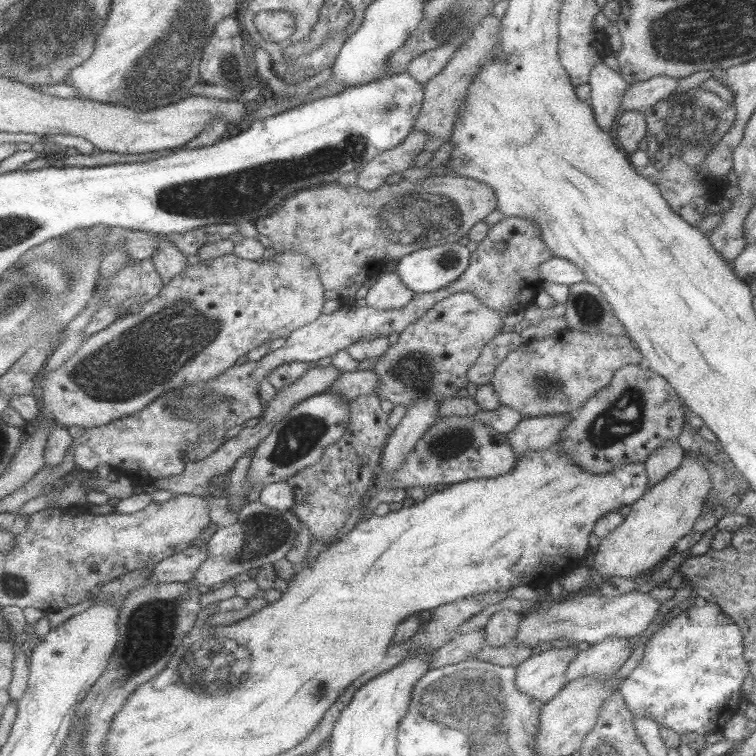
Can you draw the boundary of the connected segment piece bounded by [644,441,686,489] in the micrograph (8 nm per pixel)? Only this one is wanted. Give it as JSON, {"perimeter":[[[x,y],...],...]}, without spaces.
{"perimeter":[[[666,442],[656,454],[650,454],[644,462],[648,473],[648,489],[664,480],[670,472],[676,470],[684,458],[685,450],[679,442]]]}

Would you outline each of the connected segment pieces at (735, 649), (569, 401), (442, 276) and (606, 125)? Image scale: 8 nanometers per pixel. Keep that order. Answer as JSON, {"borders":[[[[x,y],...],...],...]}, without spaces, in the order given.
{"borders":[[[[700,601],[672,618],[646,641],[640,664],[620,682],[619,693],[634,716],[653,718],[678,735],[696,733],[704,738],[708,734],[716,734],[738,714],[745,696],[742,684],[750,674],[750,668],[745,659],[743,640],[740,627],[724,613],[720,605]]],[[[564,329],[553,337],[531,340],[509,353],[496,368],[491,384],[495,387],[502,405],[518,410],[525,417],[543,417],[548,414],[574,415],[585,402],[610,384],[614,373],[629,365],[641,365],[645,361],[631,337],[612,336],[604,333],[588,333],[576,329]]],[[[456,242],[418,250],[416,253],[399,260],[399,266],[396,271],[400,273],[404,283],[417,294],[426,294],[437,292],[451,286],[454,282],[460,281],[463,274],[471,268],[472,262],[472,250],[468,246]]],[[[603,60],[592,67],[587,83],[591,86],[588,101],[594,111],[596,123],[604,131],[612,131],[614,118],[618,116],[618,110],[622,109],[622,95],[632,84],[628,84],[620,73],[606,65]]]]}

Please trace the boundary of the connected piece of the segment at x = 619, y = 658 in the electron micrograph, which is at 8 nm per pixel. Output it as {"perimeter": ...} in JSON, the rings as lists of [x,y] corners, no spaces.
{"perimeter":[[[606,638],[598,644],[582,646],[581,650],[566,671],[566,683],[576,680],[580,676],[598,676],[598,678],[610,678],[618,672],[621,666],[632,654],[629,648],[629,638]]]}

